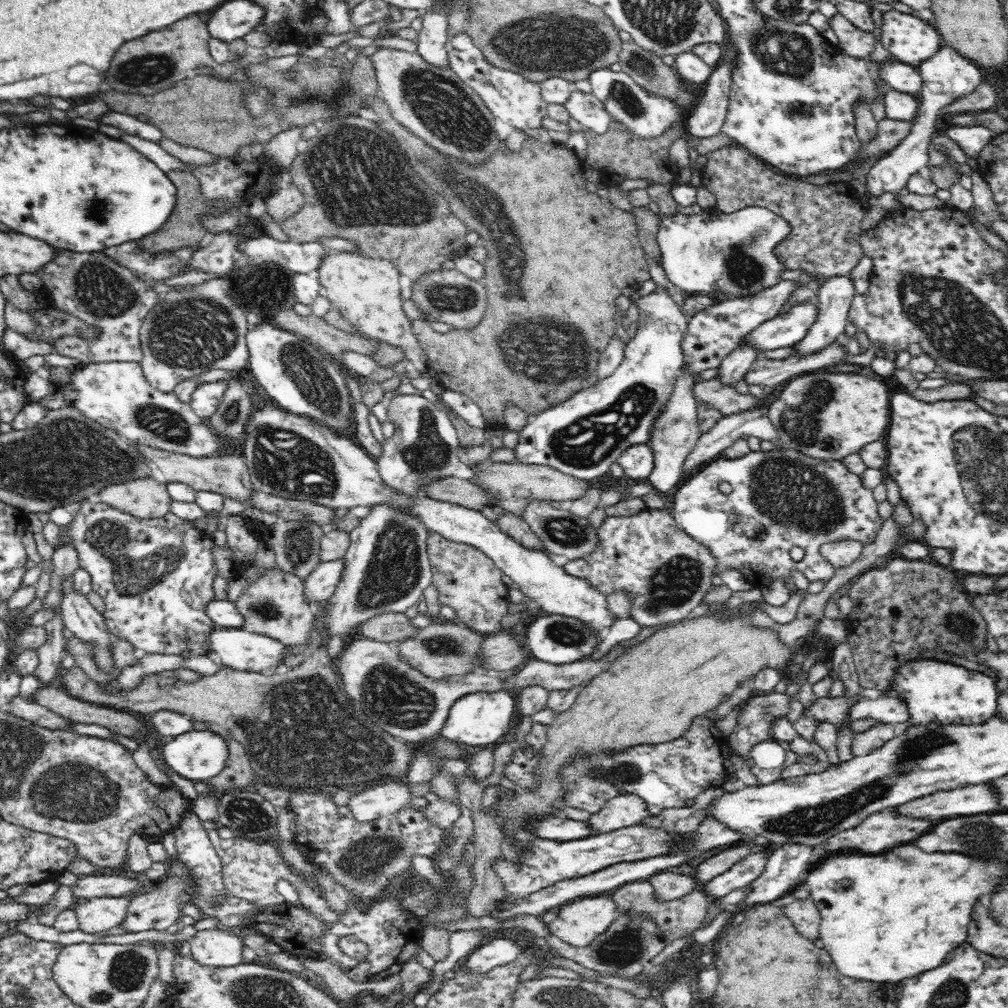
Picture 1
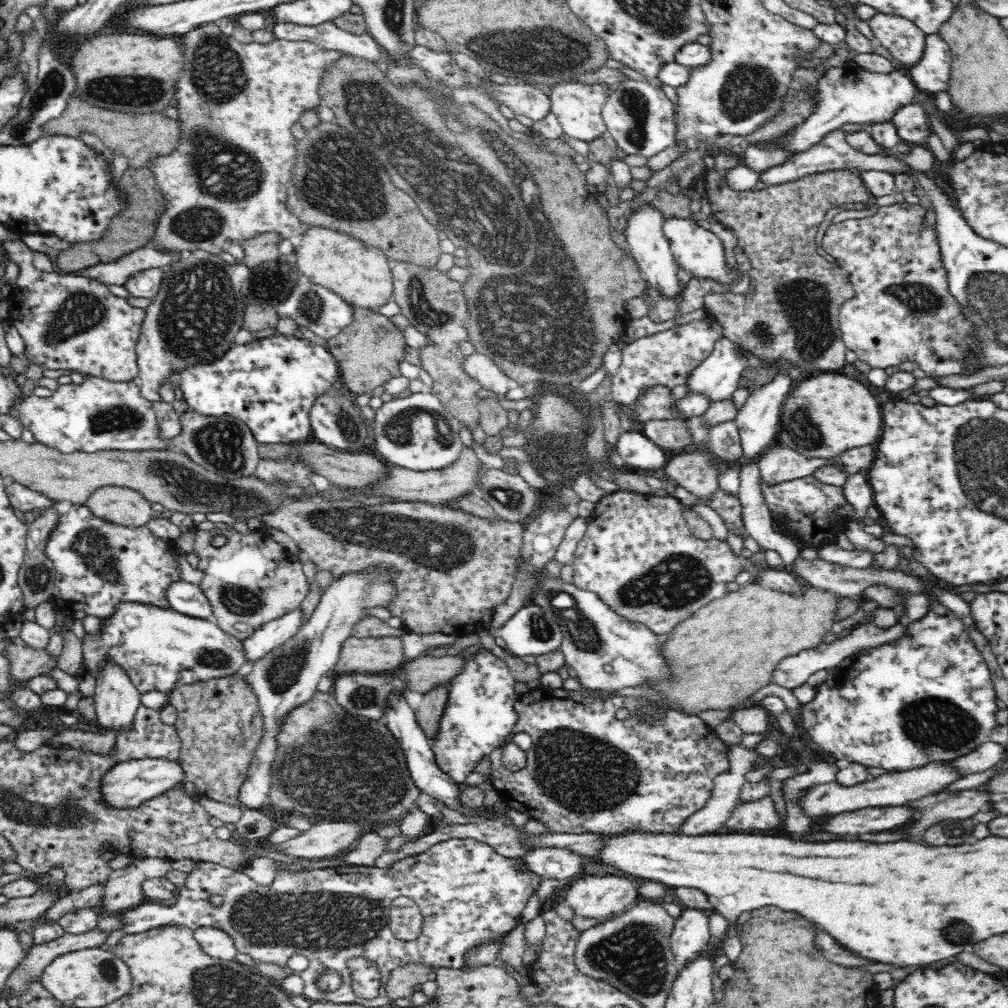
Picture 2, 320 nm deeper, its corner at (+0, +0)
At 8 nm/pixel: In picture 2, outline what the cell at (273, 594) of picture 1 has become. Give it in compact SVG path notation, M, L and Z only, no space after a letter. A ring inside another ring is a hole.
M217 525L208 532L193 530L196 535L193 553L199 558L198 570L204 573L199 586L208 597L212 605L213 621L221 630L244 641L253 636L267 622L301 606L308 592L308 578L302 570L301 559L294 553L285 551L282 546L271 540L269 535L263 531L242 535L236 530L228 531L221 525ZM216 536L224 536L226 544L218 548L212 546L212 540Z

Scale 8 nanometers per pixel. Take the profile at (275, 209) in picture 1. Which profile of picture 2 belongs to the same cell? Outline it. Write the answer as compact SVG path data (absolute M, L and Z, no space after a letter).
M268 231L254 238L242 241L241 246L243 247L245 256L242 262L255 270L255 267L263 262L282 258L280 250L278 250L278 244L282 240L284 240L282 233Z

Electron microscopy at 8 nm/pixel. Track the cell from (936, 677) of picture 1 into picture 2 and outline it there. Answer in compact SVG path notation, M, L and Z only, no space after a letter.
M936 599L930 600L928 612L923 618L907 622L909 634L898 643L856 652L840 661L838 666L826 669L828 676L826 676L824 684L817 687L816 698L802 707L801 721L804 730L807 731L814 743L819 744L823 751L832 753L840 763L858 762L869 767L882 767L888 771L903 771L912 768L912 766L916 768L918 764L924 764L926 760L958 759L990 740L992 729L996 724L995 716L1000 707L996 702L996 692L990 679L990 670L984 662L984 657L971 640L966 626L952 610L941 605Z

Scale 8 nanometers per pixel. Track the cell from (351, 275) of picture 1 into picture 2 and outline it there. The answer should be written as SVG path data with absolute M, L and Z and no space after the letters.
M310 227L303 233L302 242L295 251L298 270L302 275L306 275L314 284L342 296L354 308L377 312L394 300L392 262L383 250L328 228Z

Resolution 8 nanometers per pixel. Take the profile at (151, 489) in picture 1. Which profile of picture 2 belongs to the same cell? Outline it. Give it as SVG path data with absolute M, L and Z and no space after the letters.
M126 487L99 488L85 506L103 520L133 527L148 525L155 514L151 502L140 491Z

